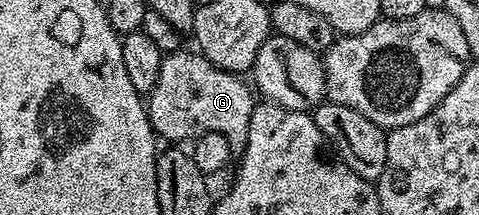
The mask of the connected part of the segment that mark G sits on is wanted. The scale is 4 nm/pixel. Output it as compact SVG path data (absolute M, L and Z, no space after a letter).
M179 51L163 56L160 73L156 75L156 85L152 87L145 102L150 126L166 143L177 142L174 140L178 137L178 109L186 109L186 125L190 128L191 138L203 137L205 133L219 133L224 135L224 139L228 139L231 150L241 155L248 139L248 123L256 104L251 86L246 86L239 74L216 67L201 53L186 52Z

